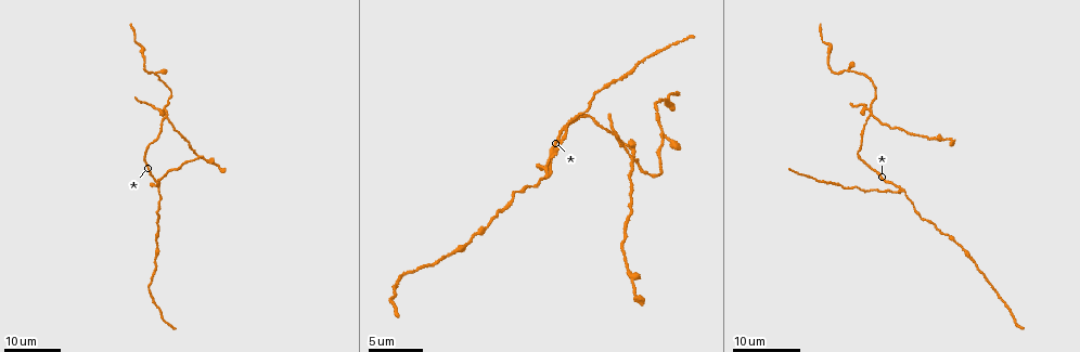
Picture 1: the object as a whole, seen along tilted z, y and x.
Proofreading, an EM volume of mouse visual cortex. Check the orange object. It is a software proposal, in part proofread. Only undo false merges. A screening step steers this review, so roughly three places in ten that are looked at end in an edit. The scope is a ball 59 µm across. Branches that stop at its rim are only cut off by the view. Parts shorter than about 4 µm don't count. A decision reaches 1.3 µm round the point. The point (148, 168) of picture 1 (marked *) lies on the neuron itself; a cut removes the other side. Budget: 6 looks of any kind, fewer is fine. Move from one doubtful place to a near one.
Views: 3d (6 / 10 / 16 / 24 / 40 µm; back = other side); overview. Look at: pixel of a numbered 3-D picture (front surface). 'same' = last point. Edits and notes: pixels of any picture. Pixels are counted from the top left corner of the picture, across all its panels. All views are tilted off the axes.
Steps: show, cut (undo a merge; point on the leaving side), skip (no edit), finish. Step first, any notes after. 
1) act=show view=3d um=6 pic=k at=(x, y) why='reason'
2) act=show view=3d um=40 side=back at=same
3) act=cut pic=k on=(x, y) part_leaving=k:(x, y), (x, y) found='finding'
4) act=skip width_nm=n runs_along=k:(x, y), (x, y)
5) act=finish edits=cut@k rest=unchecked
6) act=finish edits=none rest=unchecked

act=show view=3d um=16 pic=1 at=(871, 114) why='four or more arms meet'

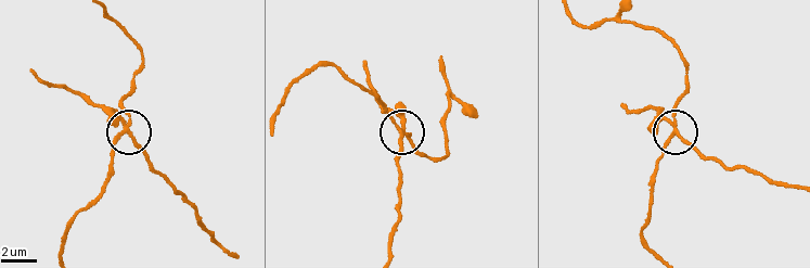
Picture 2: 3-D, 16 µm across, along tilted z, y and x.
act=show view=3d um=10 pic=2 at=(675, 129)

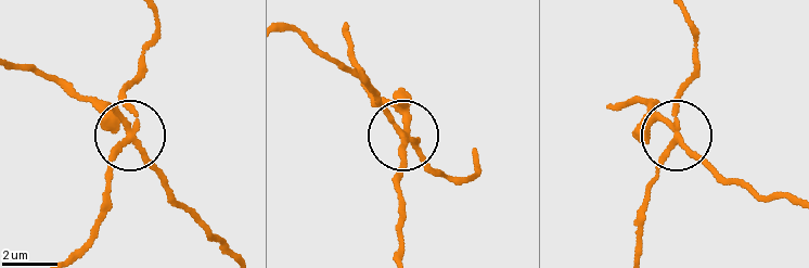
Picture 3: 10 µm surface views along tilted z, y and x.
act=cut pic=3 on=(104, 107) side_arm_um=20 arms=4 found='a second neuron is stuck on'

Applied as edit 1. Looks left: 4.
act=show view=overview

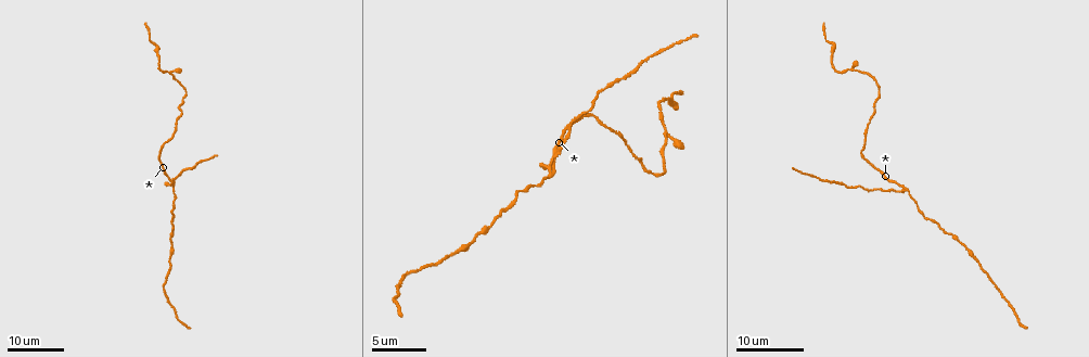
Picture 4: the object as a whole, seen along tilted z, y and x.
act=show view=3d um=24 pic=4 at=(833, 55) why='sudden change in width'

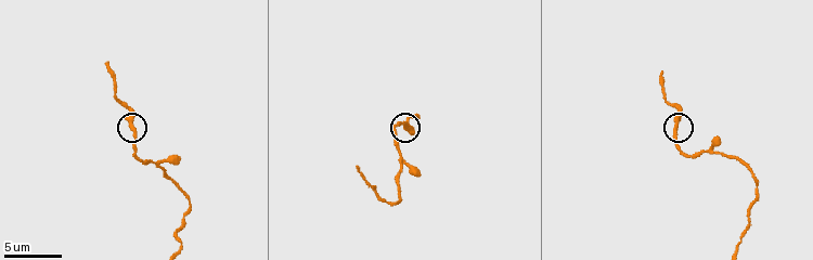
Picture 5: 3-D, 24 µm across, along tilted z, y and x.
act=show view=3d um=10 pic=5 at=(132, 130)

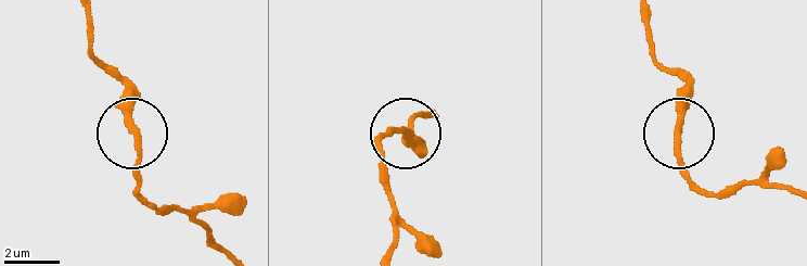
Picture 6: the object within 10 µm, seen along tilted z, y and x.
act=skip width_nm=250 found='continuous, no second neuron'

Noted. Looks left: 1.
act=finish edits=cut@3 rest=unchecked

